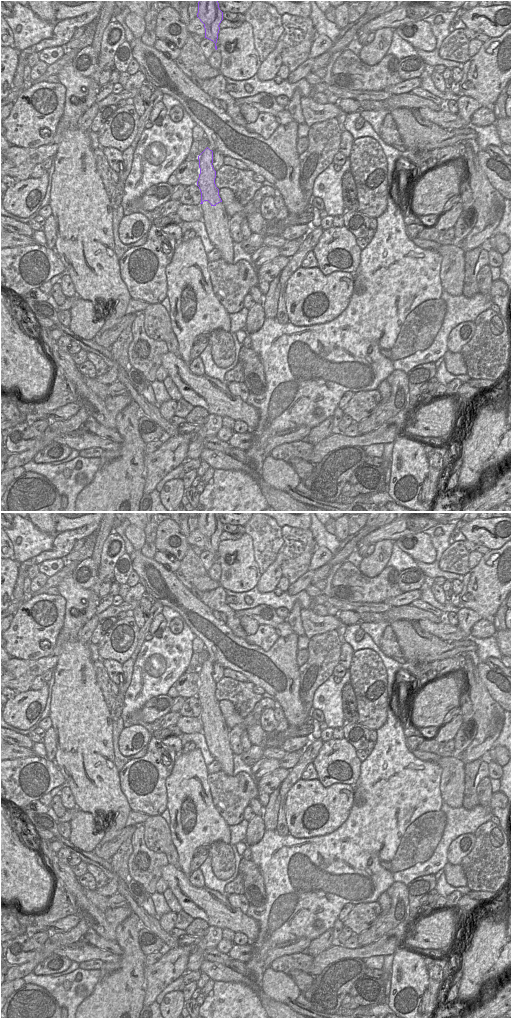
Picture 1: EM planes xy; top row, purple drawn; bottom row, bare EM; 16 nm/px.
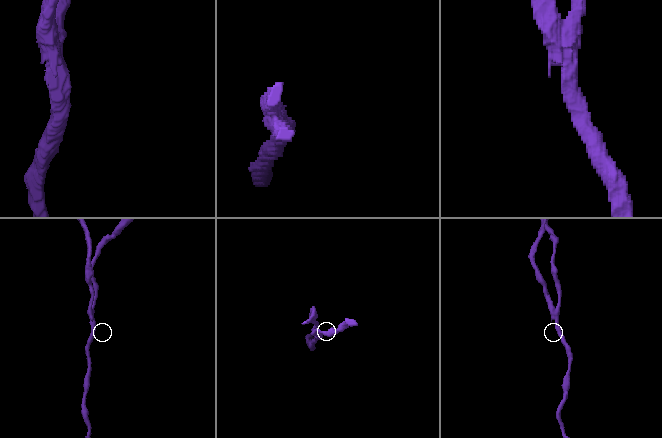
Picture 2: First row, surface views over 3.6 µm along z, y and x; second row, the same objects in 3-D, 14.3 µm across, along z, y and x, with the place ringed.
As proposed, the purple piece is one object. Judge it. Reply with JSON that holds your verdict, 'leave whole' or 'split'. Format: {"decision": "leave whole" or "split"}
{"decision": "split"}

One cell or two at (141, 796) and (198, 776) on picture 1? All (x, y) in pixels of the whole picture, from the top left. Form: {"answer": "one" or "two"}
{"answer": "two"}

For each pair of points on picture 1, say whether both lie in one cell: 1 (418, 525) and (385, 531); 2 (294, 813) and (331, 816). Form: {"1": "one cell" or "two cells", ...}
{"1": "one cell", "2": "one cell"}

